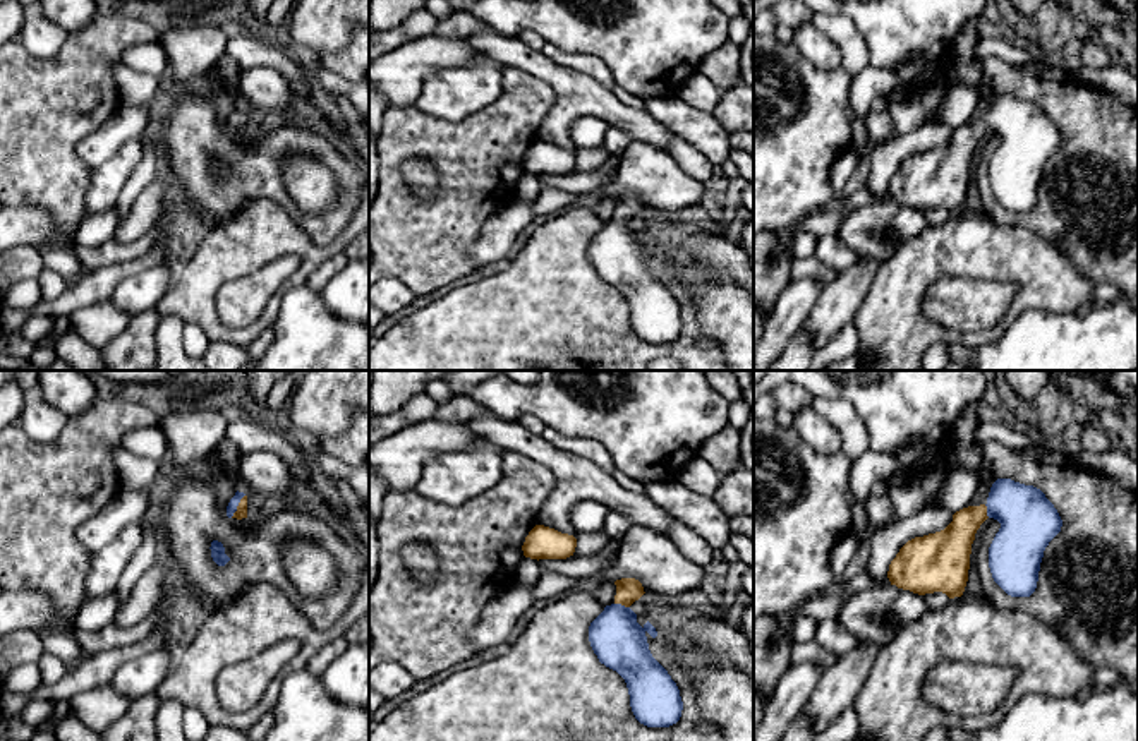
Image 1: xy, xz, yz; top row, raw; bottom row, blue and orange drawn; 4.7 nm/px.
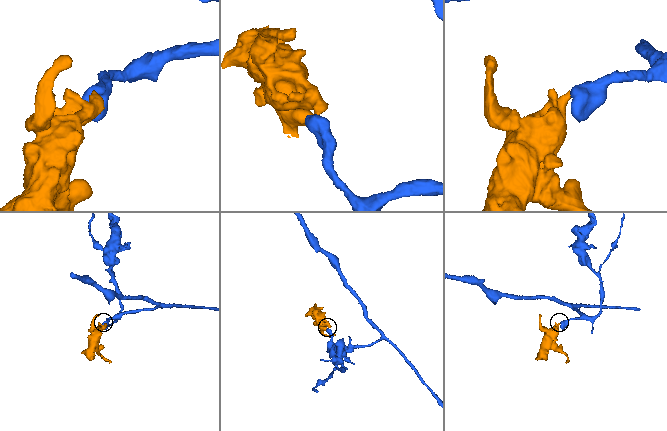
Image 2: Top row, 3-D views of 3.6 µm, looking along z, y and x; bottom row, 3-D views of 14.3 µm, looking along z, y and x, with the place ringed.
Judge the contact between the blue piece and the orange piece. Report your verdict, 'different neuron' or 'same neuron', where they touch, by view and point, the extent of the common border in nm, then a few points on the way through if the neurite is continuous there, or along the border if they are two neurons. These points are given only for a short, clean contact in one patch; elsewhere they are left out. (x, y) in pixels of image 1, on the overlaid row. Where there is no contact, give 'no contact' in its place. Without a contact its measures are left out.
same neuron | xy (237, 505) | 130 nm | across xy (232, 506), (237, 505), (241, 512)

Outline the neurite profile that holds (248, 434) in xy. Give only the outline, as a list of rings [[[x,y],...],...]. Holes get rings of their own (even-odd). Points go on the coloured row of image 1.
[[[232,413],[227,439],[242,453],[271,451],[288,465],[306,470],[312,458],[297,446],[285,431],[256,419],[242,419]]]

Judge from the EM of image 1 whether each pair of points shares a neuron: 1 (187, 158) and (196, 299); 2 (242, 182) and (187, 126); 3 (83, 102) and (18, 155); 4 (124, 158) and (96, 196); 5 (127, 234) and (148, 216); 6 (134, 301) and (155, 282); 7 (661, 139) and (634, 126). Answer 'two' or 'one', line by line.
1: two
2: one
3: one
4: one
5: one
6: one
7: one

